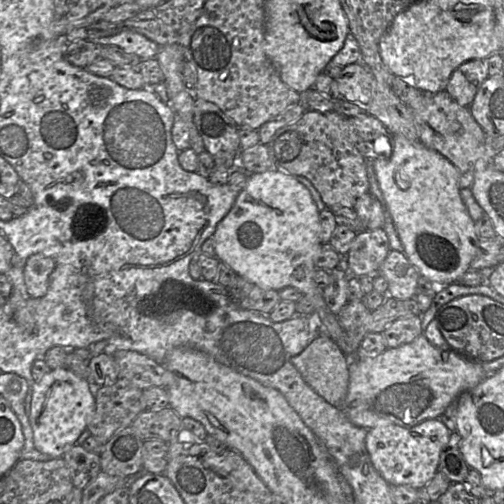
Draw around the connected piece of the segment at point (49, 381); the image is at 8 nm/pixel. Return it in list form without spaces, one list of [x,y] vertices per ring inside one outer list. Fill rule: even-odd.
[[[59,367],[32,382],[30,393],[29,422],[34,447],[52,459],[60,458],[75,445],[95,411],[94,389],[84,378],[66,367]]]

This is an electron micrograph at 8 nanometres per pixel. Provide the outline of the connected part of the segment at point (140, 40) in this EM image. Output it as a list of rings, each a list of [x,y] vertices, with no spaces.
[[[125,30],[113,36],[87,40],[101,46],[120,47],[128,53],[137,55],[141,60],[157,60],[157,53],[160,49],[160,46],[156,42],[131,30]]]

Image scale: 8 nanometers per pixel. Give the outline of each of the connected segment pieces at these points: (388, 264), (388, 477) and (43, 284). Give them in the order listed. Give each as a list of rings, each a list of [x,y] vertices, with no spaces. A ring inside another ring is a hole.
[[[390,249],[379,268],[379,274],[388,282],[388,297],[406,300],[416,296],[420,275],[404,252]]]
[[[427,419],[412,427],[396,424],[367,429],[366,448],[371,462],[390,485],[425,488],[438,471],[440,455],[449,442],[451,431],[440,419]]]
[[[41,253],[31,255],[24,267],[24,282],[31,298],[43,297],[49,286],[49,276],[55,268],[55,261]]]

